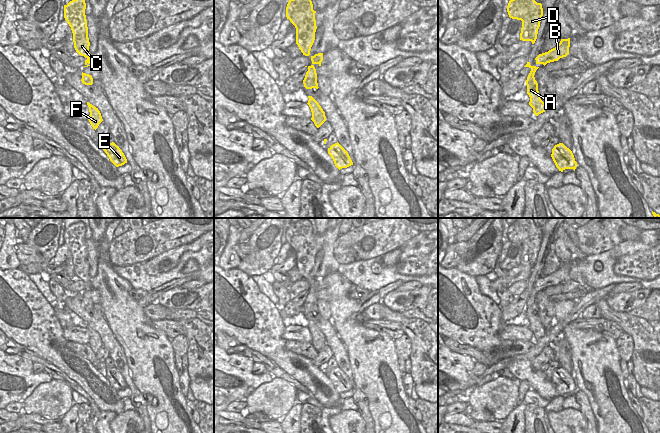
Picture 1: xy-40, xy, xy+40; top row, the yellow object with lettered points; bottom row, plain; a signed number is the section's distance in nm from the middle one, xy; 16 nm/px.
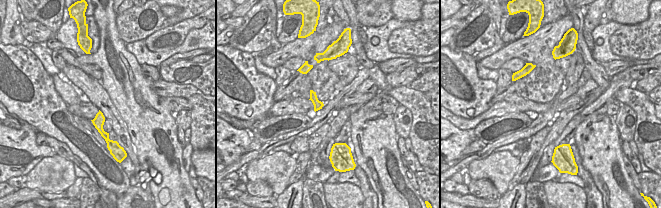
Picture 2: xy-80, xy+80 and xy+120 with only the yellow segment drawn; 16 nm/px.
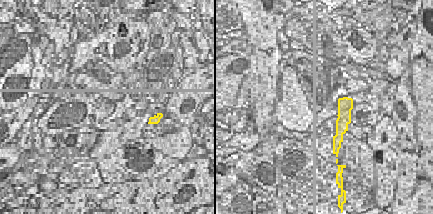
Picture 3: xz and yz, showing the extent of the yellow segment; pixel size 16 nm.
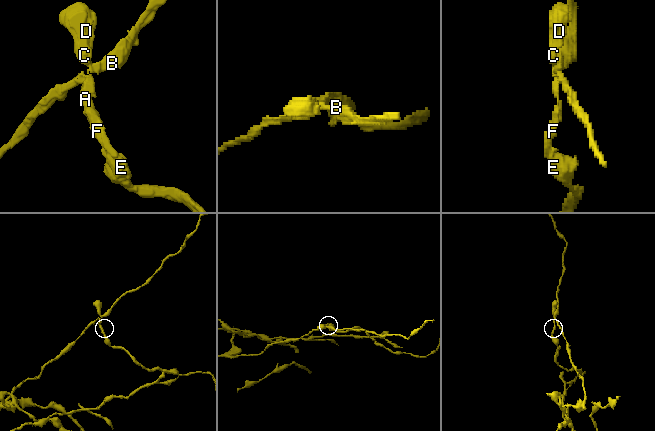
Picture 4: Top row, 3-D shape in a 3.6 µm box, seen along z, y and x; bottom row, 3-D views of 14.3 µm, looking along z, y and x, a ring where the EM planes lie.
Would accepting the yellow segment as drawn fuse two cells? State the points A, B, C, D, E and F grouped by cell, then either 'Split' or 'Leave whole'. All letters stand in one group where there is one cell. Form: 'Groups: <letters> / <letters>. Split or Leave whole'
Groups: A C D E F / B. Split.

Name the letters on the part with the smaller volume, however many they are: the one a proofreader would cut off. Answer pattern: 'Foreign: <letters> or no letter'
Foreign: A, C, D, E, F

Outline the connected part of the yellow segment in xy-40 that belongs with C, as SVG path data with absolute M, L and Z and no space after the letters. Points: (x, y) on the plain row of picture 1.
M83 222L74 223L64 229L64 242L71 251L76 276L89 282L91 278L85 233L86 227Z

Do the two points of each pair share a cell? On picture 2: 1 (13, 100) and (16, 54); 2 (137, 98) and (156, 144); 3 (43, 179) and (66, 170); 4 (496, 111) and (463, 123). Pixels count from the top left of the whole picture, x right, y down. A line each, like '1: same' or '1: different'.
1: same
2: same
3: same
4: same

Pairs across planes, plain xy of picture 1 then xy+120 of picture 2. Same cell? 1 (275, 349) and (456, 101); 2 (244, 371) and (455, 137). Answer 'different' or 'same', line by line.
1: same
2: same

